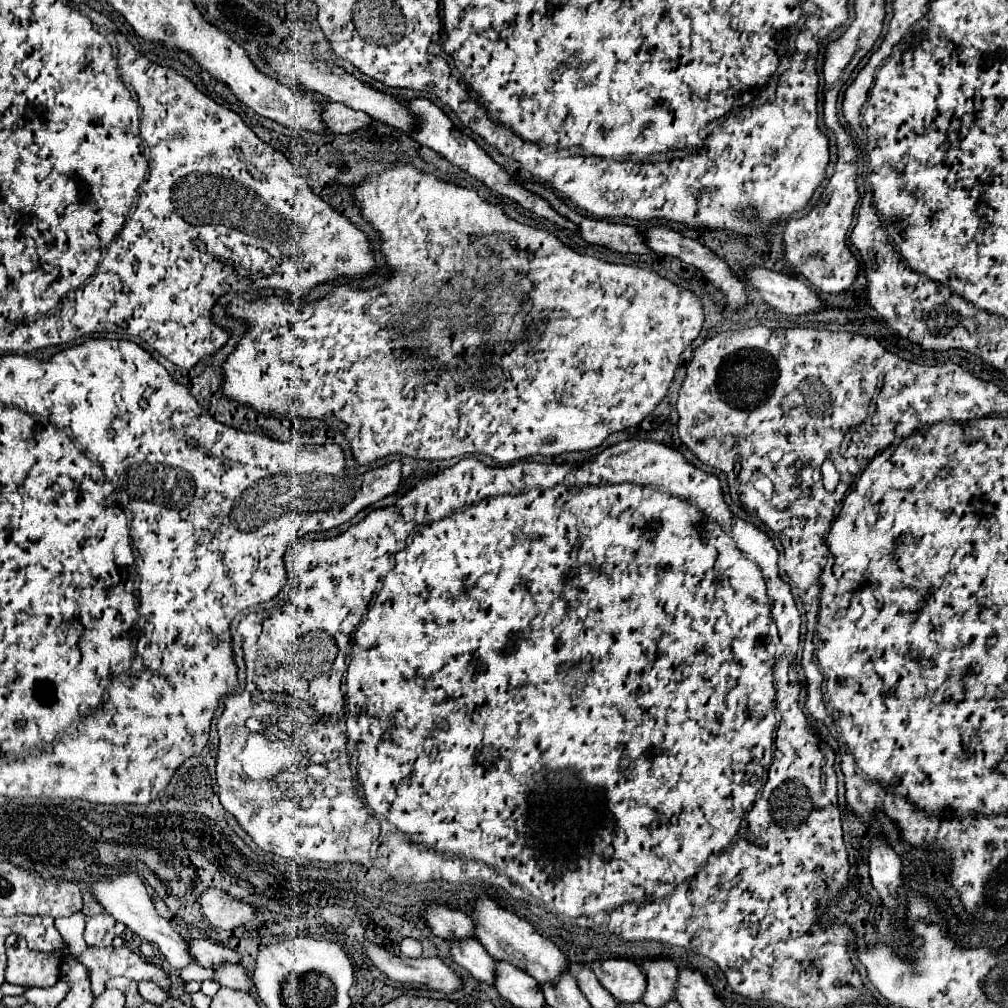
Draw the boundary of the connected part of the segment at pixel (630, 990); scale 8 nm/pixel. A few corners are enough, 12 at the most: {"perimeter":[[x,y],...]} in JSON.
{"perimeter":[[627,958],[593,960],[597,980],[619,1002],[637,1002],[645,974]]}

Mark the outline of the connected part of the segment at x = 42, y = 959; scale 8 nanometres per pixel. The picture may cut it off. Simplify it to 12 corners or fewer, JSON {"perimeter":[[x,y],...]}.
{"perimeter":[[8,951],[7,982],[47,988],[59,980],[61,958]]}

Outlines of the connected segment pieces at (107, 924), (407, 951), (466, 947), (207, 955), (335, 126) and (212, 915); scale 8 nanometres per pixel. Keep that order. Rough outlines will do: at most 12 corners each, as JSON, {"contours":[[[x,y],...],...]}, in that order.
{"contours":[[[109,914],[89,916],[85,942],[109,946],[115,920]],[[415,938],[401,942],[401,954],[407,958],[421,956],[421,944]],[[475,938],[451,940],[455,964],[493,984],[493,956]],[[187,940],[201,968],[239,962],[239,954],[225,944]],[[323,102],[323,120],[335,134],[371,126],[365,112]],[[219,888],[199,896],[211,926],[233,930],[253,920],[253,906]]]}

